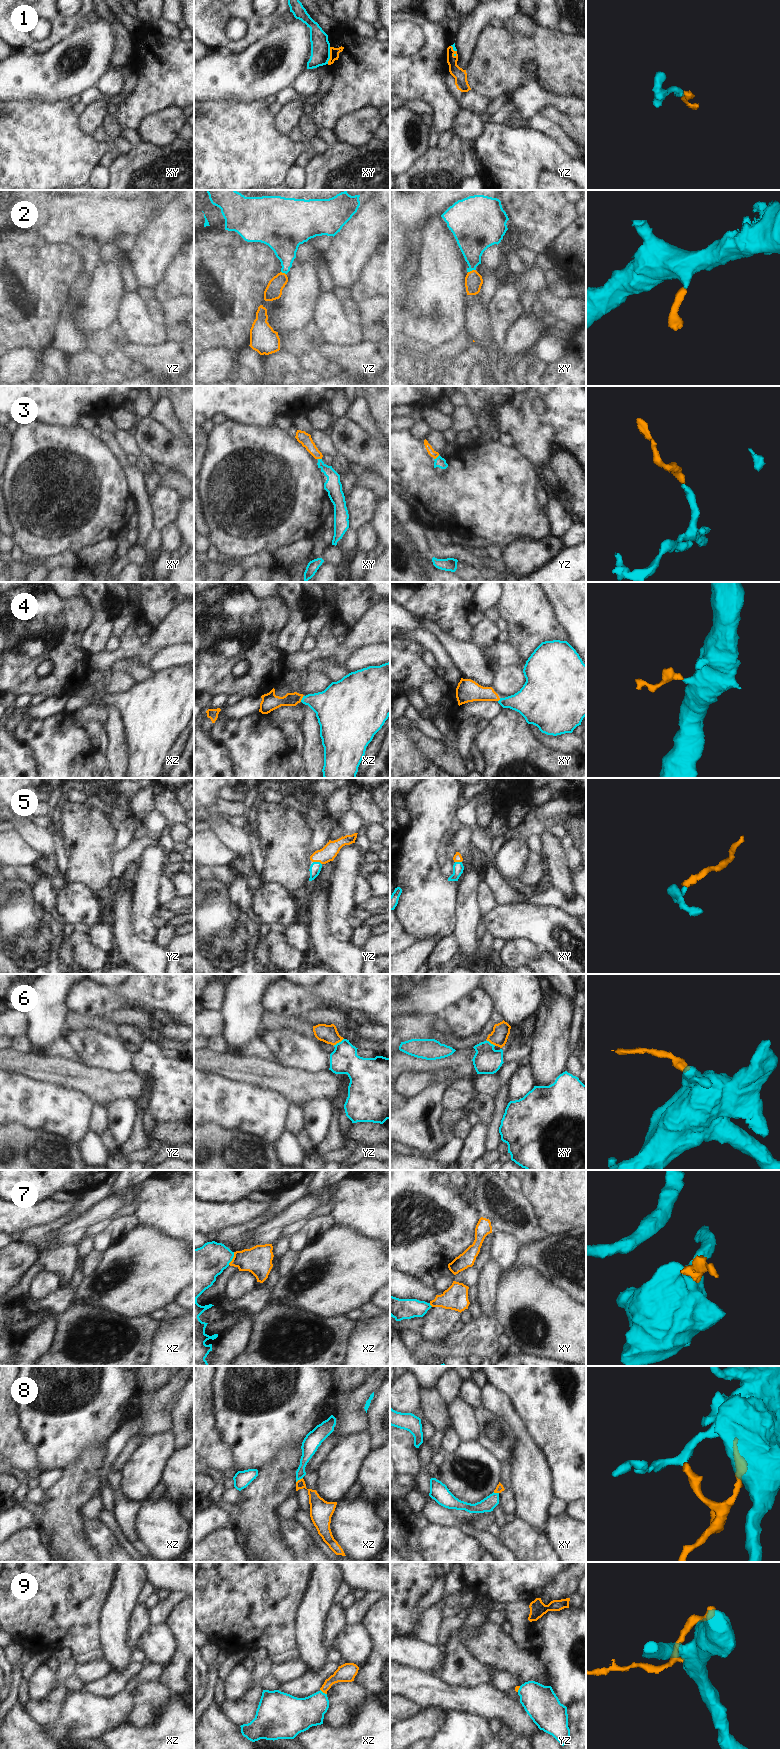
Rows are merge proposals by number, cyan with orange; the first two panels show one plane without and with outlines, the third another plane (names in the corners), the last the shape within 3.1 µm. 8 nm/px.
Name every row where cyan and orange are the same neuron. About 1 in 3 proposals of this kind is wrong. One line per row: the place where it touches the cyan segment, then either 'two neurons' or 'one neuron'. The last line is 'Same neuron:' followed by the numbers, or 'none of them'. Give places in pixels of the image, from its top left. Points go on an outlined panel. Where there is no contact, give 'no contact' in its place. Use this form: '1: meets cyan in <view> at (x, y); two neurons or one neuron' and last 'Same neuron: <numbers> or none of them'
1: meets cyan in xy at (329, 55); two neurons
2: meets cyan in xy at (471, 270); one neuron
3: meets cyan in yz at (437, 457); one neuron
4: meets cyan in xz at (302, 698); one neuron
5: meets cyan in yz at (317, 862); one neuron
6: meets cyan in yz at (339, 1042); two neurons
7: meets cyan in xz at (232, 1258); two neurons
8: meets cyan in xz at (299, 1479); two neurons
9: meets cyan in xz at (322, 1692); one neuron
Same neuron: 2, 3, 4, 5, 9

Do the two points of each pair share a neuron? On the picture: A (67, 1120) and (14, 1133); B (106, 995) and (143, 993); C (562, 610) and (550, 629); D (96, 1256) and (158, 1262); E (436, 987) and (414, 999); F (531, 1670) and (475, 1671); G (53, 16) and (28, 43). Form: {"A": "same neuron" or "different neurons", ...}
{"A": "different neurons", "B": "different neurons", "C": "different neurons", "D": "different neurons", "E": "same neuron", "F": "different neurons", "G": "same neuron"}

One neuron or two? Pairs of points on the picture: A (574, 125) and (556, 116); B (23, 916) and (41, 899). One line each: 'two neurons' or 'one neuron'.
A: one neuron
B: two neurons

